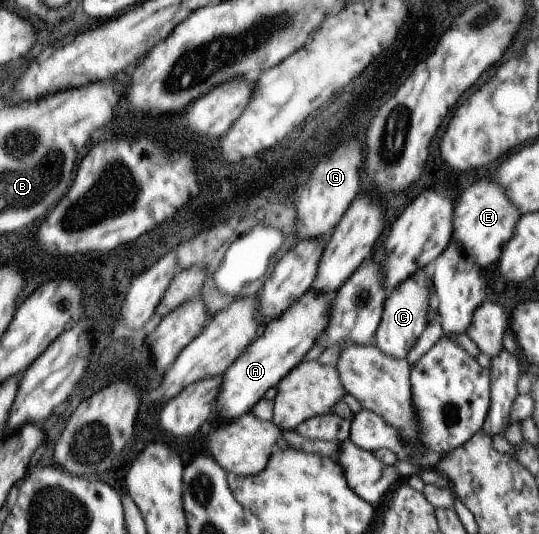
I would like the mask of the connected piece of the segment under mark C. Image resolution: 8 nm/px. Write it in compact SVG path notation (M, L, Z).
M422 268L418 273L410 275L398 287L387 294L381 311L378 327L375 329L372 342L384 355L392 359L405 359L408 351L426 327L426 309L430 304L428 300L432 295L433 287L431 274L428 268Z

